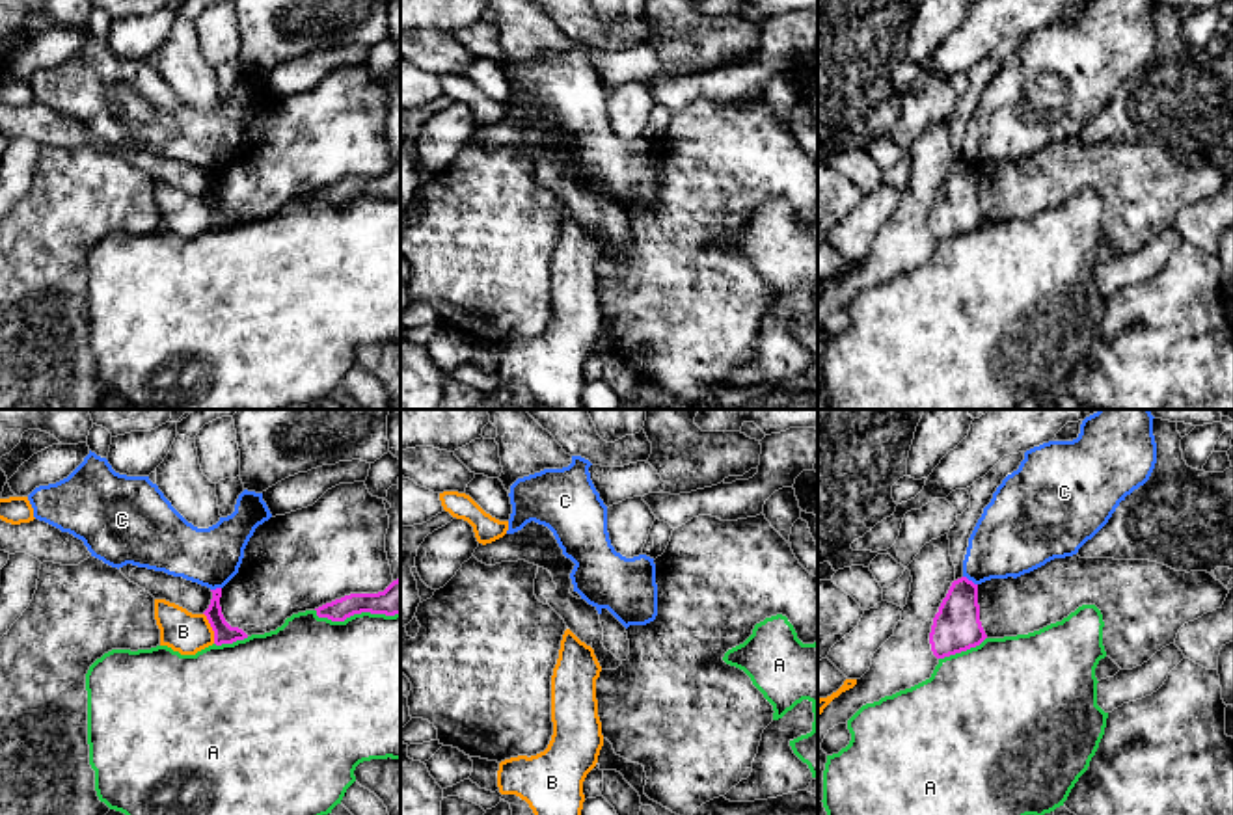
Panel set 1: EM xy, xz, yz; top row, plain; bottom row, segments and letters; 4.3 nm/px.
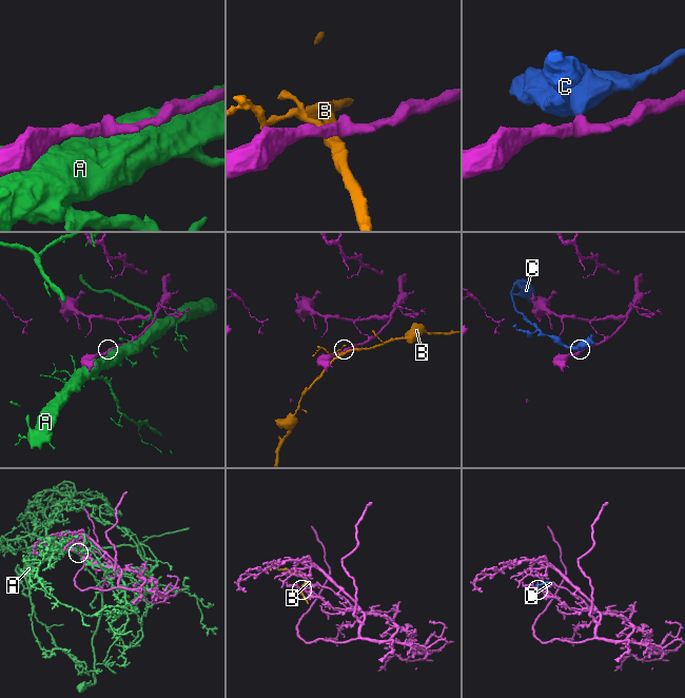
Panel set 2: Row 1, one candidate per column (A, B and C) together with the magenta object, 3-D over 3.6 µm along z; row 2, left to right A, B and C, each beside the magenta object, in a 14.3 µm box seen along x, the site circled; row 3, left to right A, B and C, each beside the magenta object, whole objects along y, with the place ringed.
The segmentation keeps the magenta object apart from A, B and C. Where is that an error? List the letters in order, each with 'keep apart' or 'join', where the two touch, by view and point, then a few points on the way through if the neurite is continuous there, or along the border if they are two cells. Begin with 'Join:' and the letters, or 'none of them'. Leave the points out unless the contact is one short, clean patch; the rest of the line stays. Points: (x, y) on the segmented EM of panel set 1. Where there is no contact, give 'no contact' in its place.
Join: none of them
A: keep apart; contact xy (356, 613)
B: keep apart; contact xy (211, 626)
C: keep apart; contact yz (971, 581); border yz (963, 575), (976, 585)

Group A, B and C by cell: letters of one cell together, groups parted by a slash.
A / B / C

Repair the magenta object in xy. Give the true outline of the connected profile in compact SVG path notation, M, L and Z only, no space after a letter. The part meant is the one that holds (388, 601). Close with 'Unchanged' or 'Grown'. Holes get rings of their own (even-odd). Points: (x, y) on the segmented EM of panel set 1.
M400 579L393 581L384 592L350 594L315 610L318 618L328 618L332 621L345 621L361 612L386 616L400 614Z. Unchanged

